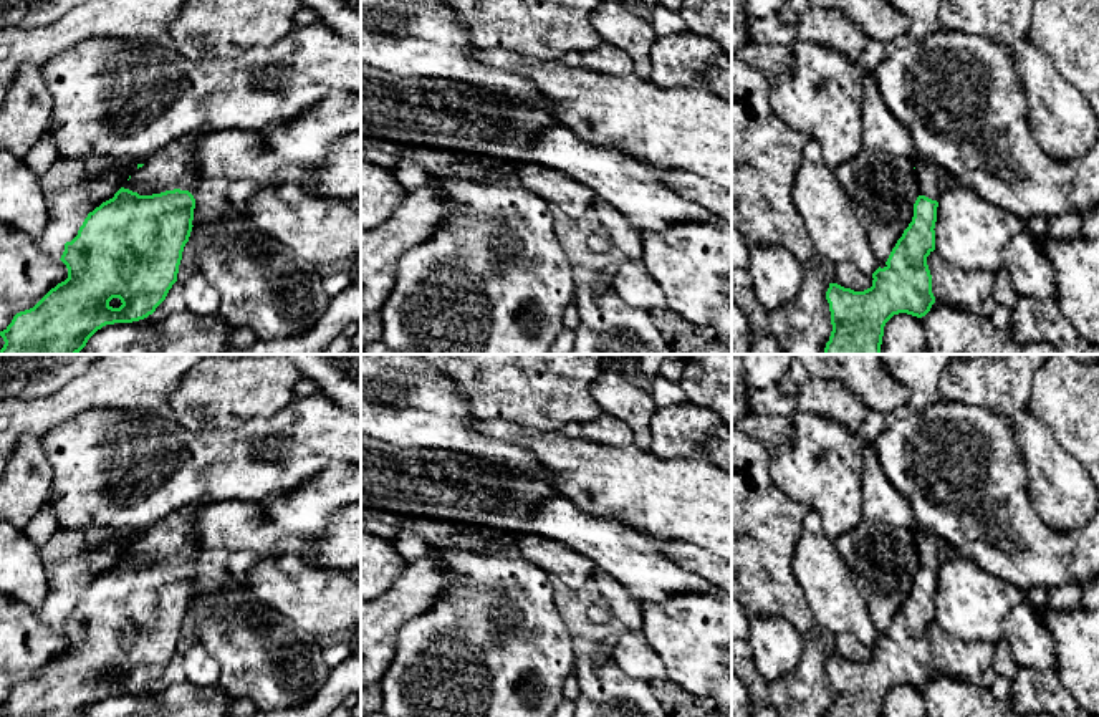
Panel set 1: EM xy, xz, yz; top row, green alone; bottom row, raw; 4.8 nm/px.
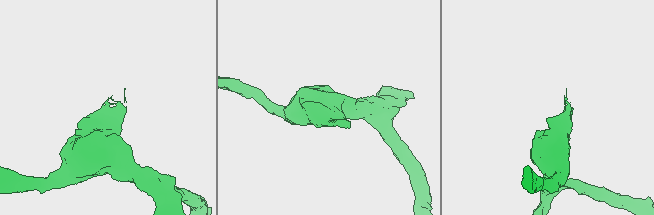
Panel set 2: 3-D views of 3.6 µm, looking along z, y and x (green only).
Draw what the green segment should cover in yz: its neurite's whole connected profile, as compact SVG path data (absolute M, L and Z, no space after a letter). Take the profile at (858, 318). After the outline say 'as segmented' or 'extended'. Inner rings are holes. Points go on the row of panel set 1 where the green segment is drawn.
M914 161L920 195L914 217L892 248L885 267L872 273L872 286L854 291L829 283L826 300L833 331L824 354L881 354L885 323L899 313L925 316L935 296L927 257L935 250L937 207L942 190L937 166Z | extended

